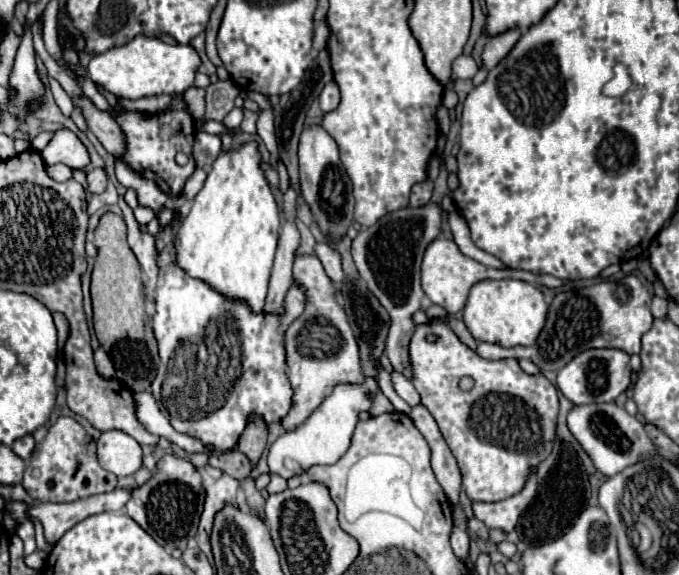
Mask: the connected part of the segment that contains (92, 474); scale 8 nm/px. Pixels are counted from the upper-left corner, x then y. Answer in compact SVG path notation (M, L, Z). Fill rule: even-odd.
M58 417L48 429L44 441L36 445L32 459L24 471L24 489L36 503L72 503L90 495L116 489L118 477L100 467L96 459L96 443L86 429L72 417Z

